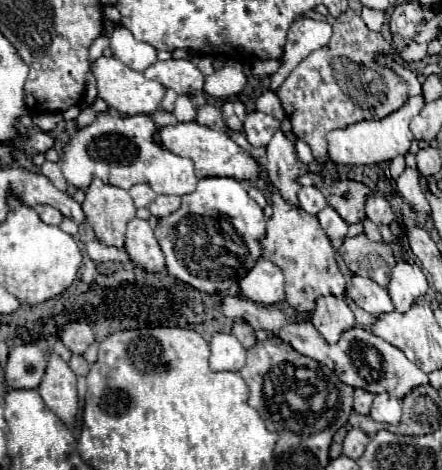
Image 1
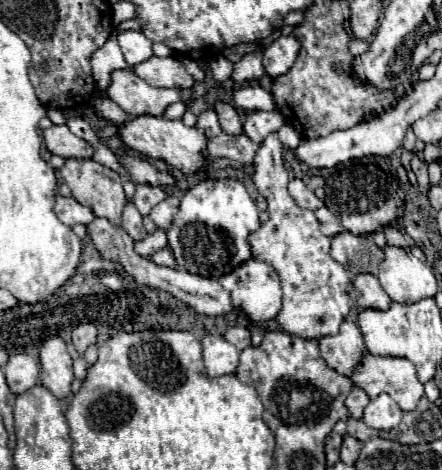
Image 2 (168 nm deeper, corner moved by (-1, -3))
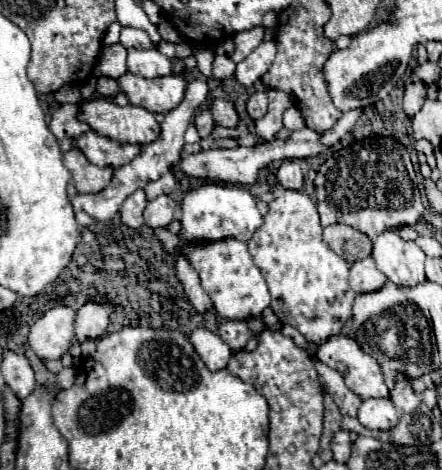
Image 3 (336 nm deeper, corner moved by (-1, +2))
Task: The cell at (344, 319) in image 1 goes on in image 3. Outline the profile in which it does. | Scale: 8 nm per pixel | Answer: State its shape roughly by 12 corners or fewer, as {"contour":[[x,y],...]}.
{"contour":[[350,335],[316,351],[362,399],[388,397],[380,365]]}

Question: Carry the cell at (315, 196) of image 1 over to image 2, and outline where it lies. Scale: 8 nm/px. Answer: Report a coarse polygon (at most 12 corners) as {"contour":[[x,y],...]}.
{"contour":[[290,178],[288,192],[302,208],[324,204],[300,178]]}

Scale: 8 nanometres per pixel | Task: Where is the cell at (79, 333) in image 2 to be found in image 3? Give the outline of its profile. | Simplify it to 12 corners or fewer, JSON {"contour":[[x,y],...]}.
{"contour":[[86,303],[76,315],[76,339],[98,339],[112,305]]}

